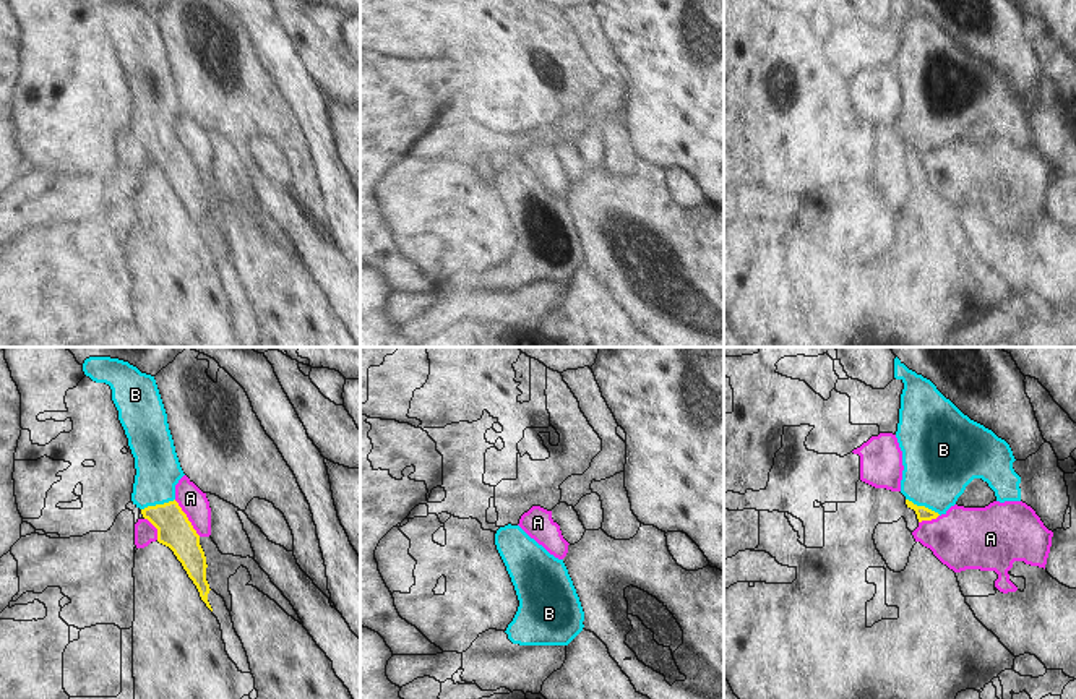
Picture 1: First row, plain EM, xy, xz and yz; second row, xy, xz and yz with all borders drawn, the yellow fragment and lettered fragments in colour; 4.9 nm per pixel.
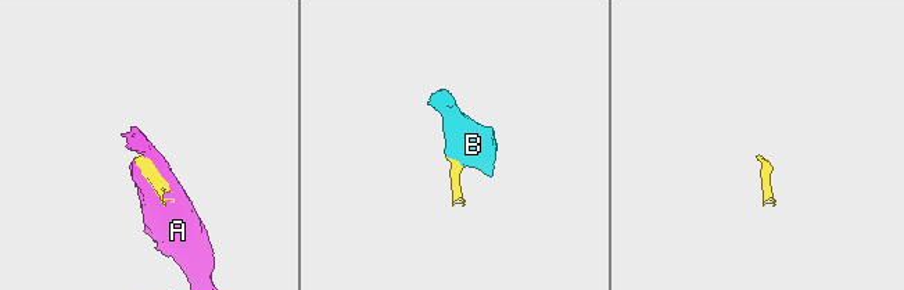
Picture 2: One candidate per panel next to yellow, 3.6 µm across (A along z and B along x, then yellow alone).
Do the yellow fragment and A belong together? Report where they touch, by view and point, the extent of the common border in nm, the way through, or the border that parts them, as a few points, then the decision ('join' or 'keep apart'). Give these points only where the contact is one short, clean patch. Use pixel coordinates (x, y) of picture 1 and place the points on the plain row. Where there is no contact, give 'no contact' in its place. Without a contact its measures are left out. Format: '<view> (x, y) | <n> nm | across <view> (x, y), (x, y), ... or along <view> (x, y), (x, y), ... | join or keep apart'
xy (187, 154) | 220 nm | keep apart

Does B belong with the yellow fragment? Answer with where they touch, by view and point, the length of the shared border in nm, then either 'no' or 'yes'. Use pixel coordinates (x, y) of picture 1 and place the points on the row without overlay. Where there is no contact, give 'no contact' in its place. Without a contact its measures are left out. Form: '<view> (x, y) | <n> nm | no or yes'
yz (924, 143) | 190 nm | yes

